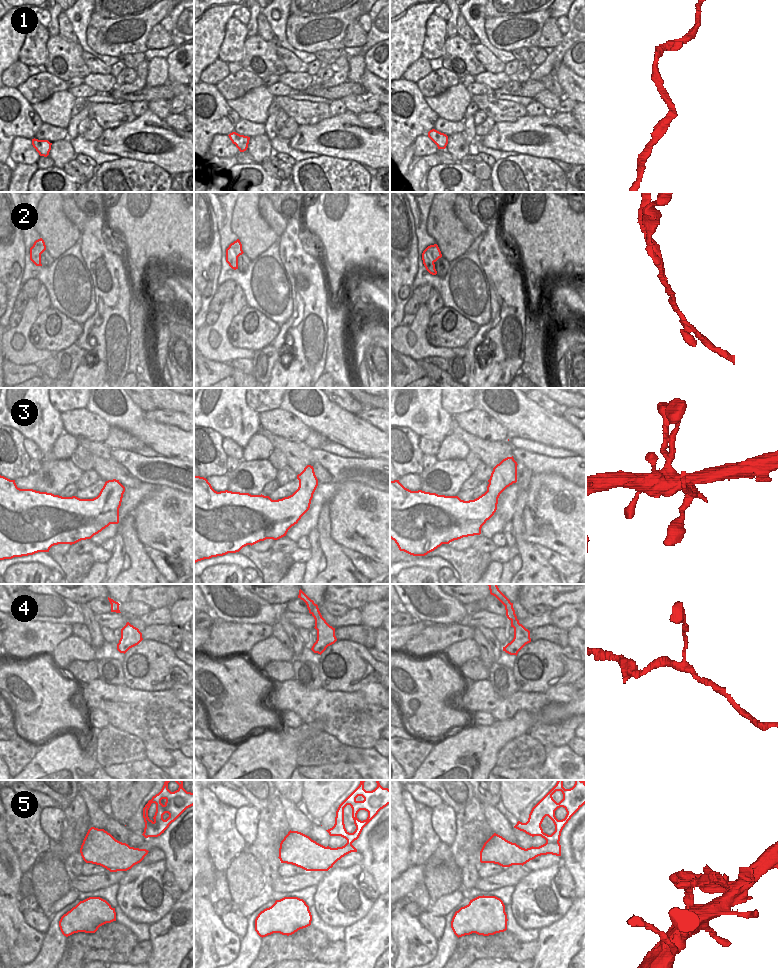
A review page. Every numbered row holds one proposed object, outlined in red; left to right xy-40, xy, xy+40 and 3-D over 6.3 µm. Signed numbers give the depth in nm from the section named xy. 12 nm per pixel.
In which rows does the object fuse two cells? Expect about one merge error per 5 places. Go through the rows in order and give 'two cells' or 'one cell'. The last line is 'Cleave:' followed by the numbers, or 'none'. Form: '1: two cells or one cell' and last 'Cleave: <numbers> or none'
1: one cell
2: two cells
3: two cells
4: one cell
5: one cell
Cleave: 2, 3

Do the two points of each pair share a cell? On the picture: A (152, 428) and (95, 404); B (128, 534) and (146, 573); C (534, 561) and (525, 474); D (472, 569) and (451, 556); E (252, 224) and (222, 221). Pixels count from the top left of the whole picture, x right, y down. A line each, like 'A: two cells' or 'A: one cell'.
A: one cell
B: one cell
C: one cell
D: one cell
E: two cells

